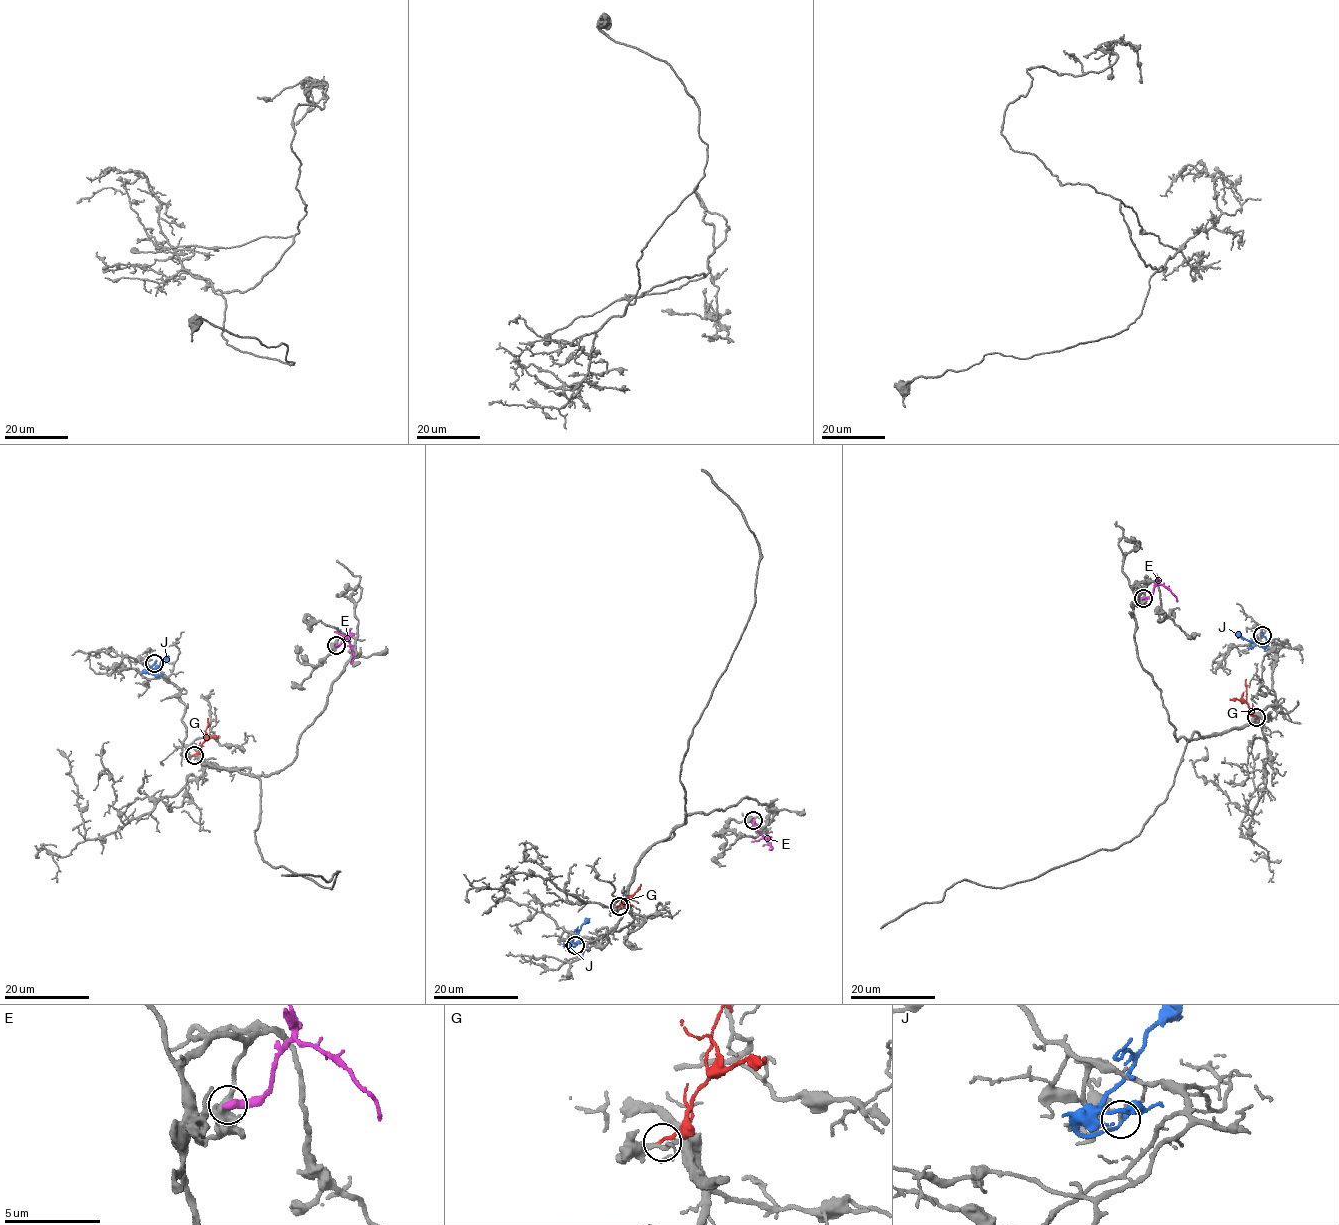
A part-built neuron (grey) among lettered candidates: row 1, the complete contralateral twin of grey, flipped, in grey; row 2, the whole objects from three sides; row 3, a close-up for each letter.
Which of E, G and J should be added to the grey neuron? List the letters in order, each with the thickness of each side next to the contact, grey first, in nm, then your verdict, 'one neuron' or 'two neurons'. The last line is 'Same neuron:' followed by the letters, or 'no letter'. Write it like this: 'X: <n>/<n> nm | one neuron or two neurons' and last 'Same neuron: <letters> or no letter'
E: 460/480 nm | two neurons
G: 200/200 nm | two neurons
J: 140/260 nm | two neurons
Same neuron: no letter

